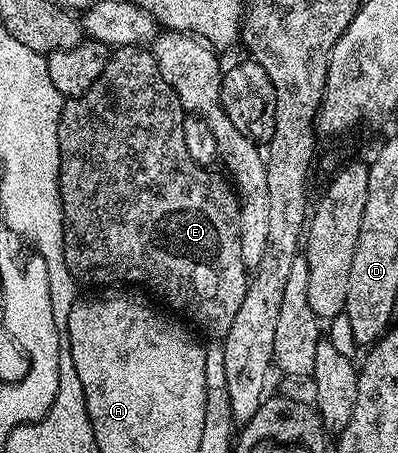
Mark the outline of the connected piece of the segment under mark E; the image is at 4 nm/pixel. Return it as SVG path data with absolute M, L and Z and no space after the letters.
M142 46L114 48L108 54L105 69L101 69L101 77L97 77L97 81L93 81L93 85L89 85L85 93L64 102L57 125L57 145L60 147L59 204L63 210L63 260L71 279L80 279L83 283L91 283L94 279L99 283L140 283L153 294L160 295L172 307L172 312L180 311L175 313L184 320L192 319L201 330L208 331L211 337L222 337L229 333L233 317L237 317L237 309L241 309L241 301L249 282L249 269L241 261L239 200L232 184L222 174L214 175L214 170L197 165L197 161L189 157L189 149L185 149L184 118L185 112L179 98L175 96L175 90L161 77L161 69L154 54Z

